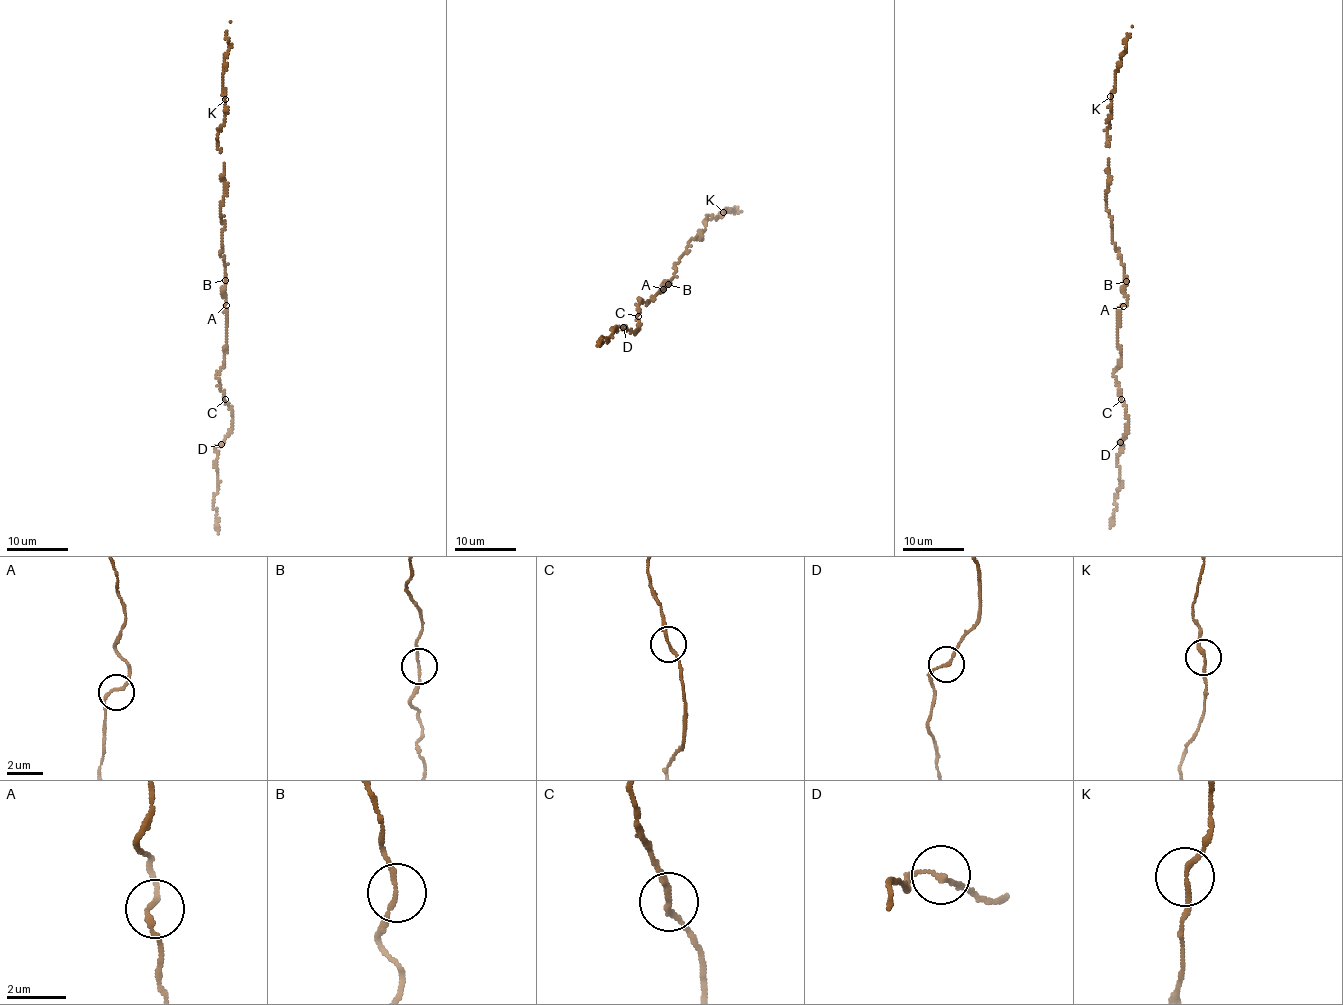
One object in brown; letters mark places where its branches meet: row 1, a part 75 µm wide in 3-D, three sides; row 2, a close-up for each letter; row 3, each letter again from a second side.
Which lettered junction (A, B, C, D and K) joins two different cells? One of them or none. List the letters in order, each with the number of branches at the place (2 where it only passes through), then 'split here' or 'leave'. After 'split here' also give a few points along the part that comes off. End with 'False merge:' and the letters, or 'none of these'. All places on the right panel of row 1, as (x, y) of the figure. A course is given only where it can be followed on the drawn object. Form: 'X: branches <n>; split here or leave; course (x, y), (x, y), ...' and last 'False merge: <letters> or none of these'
A: branches 2; leave
B: branches 2; leave
C: branches 2; leave
D: branches 2; leave
K: branches 2; leave
False merge: none of these

